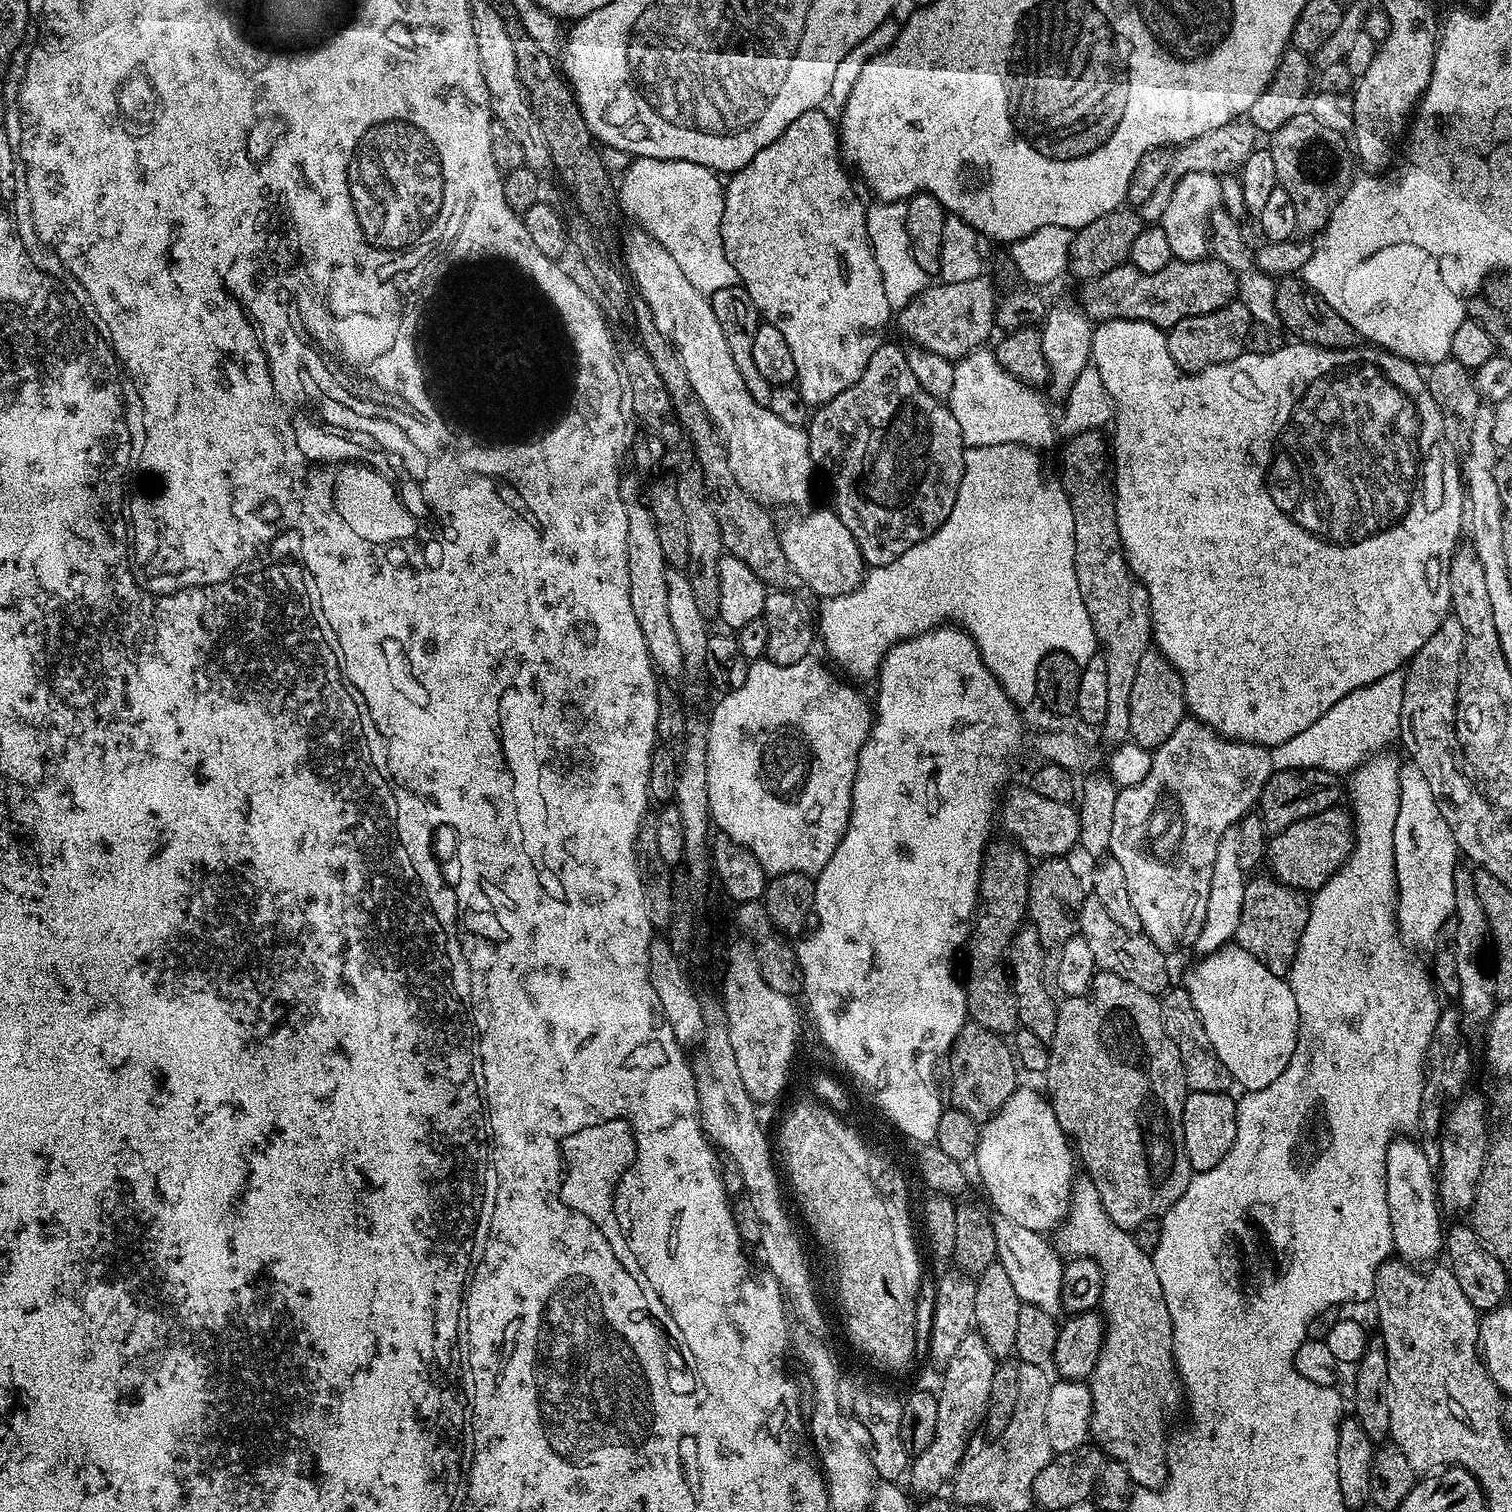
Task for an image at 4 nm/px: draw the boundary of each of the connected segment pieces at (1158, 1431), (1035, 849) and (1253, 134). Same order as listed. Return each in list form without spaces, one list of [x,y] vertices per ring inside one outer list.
[[[1081,1178],[1073,1183],[1068,1214],[1055,1229],[1054,1240],[1061,1253],[1069,1252],[1067,1255],[1072,1258],[1089,1256],[1098,1262],[1102,1270],[1102,1294],[1098,1308],[1104,1317],[1104,1341],[1098,1362],[1086,1381],[1092,1395],[1089,1433],[1109,1461],[1116,1461],[1125,1467],[1133,1485],[1161,1488],[1168,1479],[1168,1407],[1179,1400],[1181,1403],[1182,1385],[1176,1374],[1176,1359],[1172,1353],[1172,1319],[1162,1294],[1162,1282],[1158,1282],[1158,1270],[1154,1270],[1149,1249],[1144,1249],[1132,1236],[1135,1235],[1129,1229],[1118,1226],[1110,1214],[1106,1214],[1092,1180]]]
[[[1031,787],[1016,788],[1009,791],[1002,800],[1002,820],[1009,837],[1032,858],[1064,858],[1079,845],[1080,814],[1071,803],[1053,802],[1051,798],[1042,798],[1042,794],[1033,792]]]
[[[1247,118],[1231,120],[1226,126],[1218,126],[1218,130],[1210,130],[1196,139],[1192,139],[1185,144],[1177,145],[1173,149],[1171,168],[1166,172],[1162,182],[1158,182],[1158,187],[1151,194],[1150,198],[1142,205],[1138,211],[1143,223],[1159,223],[1162,213],[1165,212],[1167,203],[1173,197],[1177,182],[1188,173],[1227,173],[1229,170],[1238,170],[1246,162],[1246,158],[1258,146],[1258,133],[1252,121]]]

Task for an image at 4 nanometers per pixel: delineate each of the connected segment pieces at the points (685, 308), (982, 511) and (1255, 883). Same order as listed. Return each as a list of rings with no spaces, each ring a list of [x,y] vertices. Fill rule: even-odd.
[[[639,226],[633,229],[633,232],[624,236],[623,267],[634,285],[635,295],[644,300],[646,306],[650,306],[654,326],[662,330],[662,334],[668,337],[670,343],[675,346],[676,353],[682,358],[682,366],[686,366],[686,375],[690,377],[698,398],[702,398],[702,406],[706,406],[712,423],[715,424],[726,446],[730,470],[734,470],[734,478],[738,478],[738,486],[742,486],[746,494],[750,494],[759,504],[765,506],[806,503],[808,495],[812,492],[812,472],[814,473],[807,431],[798,426],[790,426],[790,422],[782,422],[778,414],[750,398],[750,390],[746,390],[746,382],[734,362],[734,354],[730,354],[728,335],[722,330],[718,318],[714,318],[711,299],[694,290],[694,286],[690,286],[690,281],[686,279],[686,274],[682,274],[678,262],[674,262],[674,258],[666,254],[664,247],[653,236]]]
[[[999,444],[998,446],[982,446],[968,448],[964,453],[964,473],[962,482],[958,486],[958,498],[954,502],[954,510],[950,510],[950,518],[939,528],[933,536],[928,536],[922,542],[910,546],[902,558],[890,562],[881,568],[873,568],[861,580],[855,592],[847,592],[841,596],[829,596],[823,601],[824,609],[818,620],[818,636],[824,639],[824,648],[832,655],[845,677],[856,680],[871,681],[877,675],[880,663],[889,648],[896,647],[899,640],[909,640],[919,632],[929,632],[931,628],[941,627],[942,622],[955,622],[964,631],[969,632],[975,642],[980,656],[986,662],[994,678],[1004,687],[1005,694],[1012,699],[1013,704],[1025,706],[1036,700],[1036,671],[1042,660],[1053,654],[1063,654],[1074,658],[1084,665],[1091,656],[1097,655],[1098,645],[1094,626],[1090,622],[1090,614],[1086,614],[1086,602],[1082,602],[1082,594],[1078,590],[1078,578],[1072,572],[1074,558],[1074,514],[1070,510],[1068,495],[1055,479],[1048,480],[1044,468],[1040,465],[1039,451],[1025,448],[1023,444]]]
[[[1271,875],[1255,876],[1245,886],[1242,916],[1234,940],[1242,950],[1249,951],[1262,962],[1266,969],[1284,978],[1292,969],[1302,930],[1306,930],[1310,900],[1305,893],[1280,883]]]

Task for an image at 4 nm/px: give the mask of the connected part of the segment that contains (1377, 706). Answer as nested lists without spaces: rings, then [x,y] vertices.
[[[1403,671],[1391,672],[1378,682],[1346,694],[1342,702],[1336,702],[1309,729],[1270,750],[1273,769],[1324,769],[1348,774],[1371,756],[1385,751],[1388,743],[1400,735],[1404,677]]]

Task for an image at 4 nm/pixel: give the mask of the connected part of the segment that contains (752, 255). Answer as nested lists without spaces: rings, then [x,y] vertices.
[[[815,108],[800,115],[799,118],[794,118],[794,122],[790,122],[790,126],[786,126],[784,133],[774,138],[770,146],[766,146],[766,150],[758,150],[758,154],[754,154],[754,158],[747,166],[731,173],[729,180],[732,181],[727,181],[724,189],[724,209],[720,219],[724,253],[730,266],[734,266],[739,283],[750,294],[761,317],[767,323],[778,326],[778,330],[782,330],[782,338],[786,338],[787,344],[790,345],[790,355],[794,357],[794,370],[796,371],[794,387],[800,391],[802,398],[809,406],[819,406],[830,402],[830,398],[838,398],[842,390],[854,386],[854,382],[862,378],[862,370],[866,370],[866,362],[870,362],[874,350],[878,350],[881,344],[885,343],[884,327],[890,324],[890,317],[894,312],[886,302],[886,290],[882,290],[882,274],[874,262],[874,254],[866,234],[868,213],[865,201],[862,202],[856,197],[856,192],[852,189],[852,180],[844,171],[846,171],[846,165],[840,155],[837,125],[833,117],[831,120],[824,110]]]

